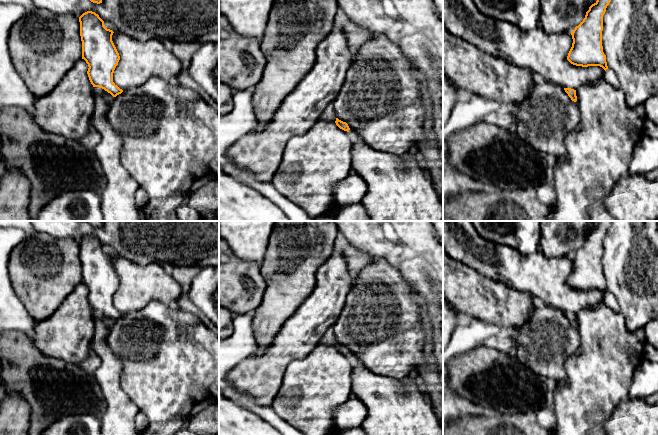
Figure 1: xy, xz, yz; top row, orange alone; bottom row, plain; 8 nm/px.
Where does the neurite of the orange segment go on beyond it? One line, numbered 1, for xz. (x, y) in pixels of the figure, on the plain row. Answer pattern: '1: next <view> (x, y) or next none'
1: next none

